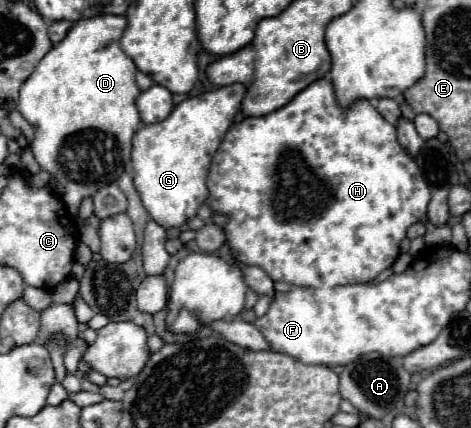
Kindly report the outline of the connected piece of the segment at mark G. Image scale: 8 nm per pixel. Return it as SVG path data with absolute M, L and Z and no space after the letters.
M242 83L216 87L212 91L200 93L196 97L188 97L174 107L174 111L160 123L144 125L132 141L132 167L136 171L134 185L140 191L142 203L150 218L165 228L179 227L185 224L190 217L196 215L198 207L206 201L206 175L214 153L218 151L226 131L232 127L236 113L242 107L242 99L246 95L246 87Z

